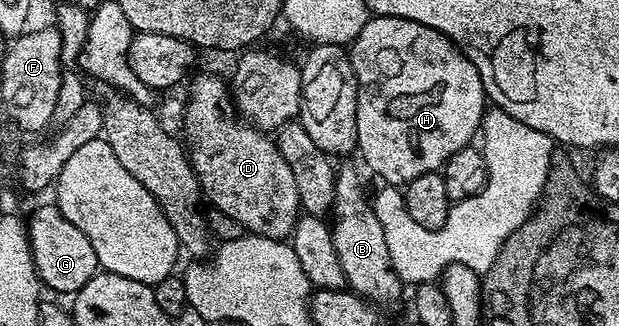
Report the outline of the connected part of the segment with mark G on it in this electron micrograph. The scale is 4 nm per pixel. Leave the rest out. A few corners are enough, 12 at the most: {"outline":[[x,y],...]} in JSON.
{"outline":[[55,203],[27,219],[45,290],[75,295],[101,268]]}

